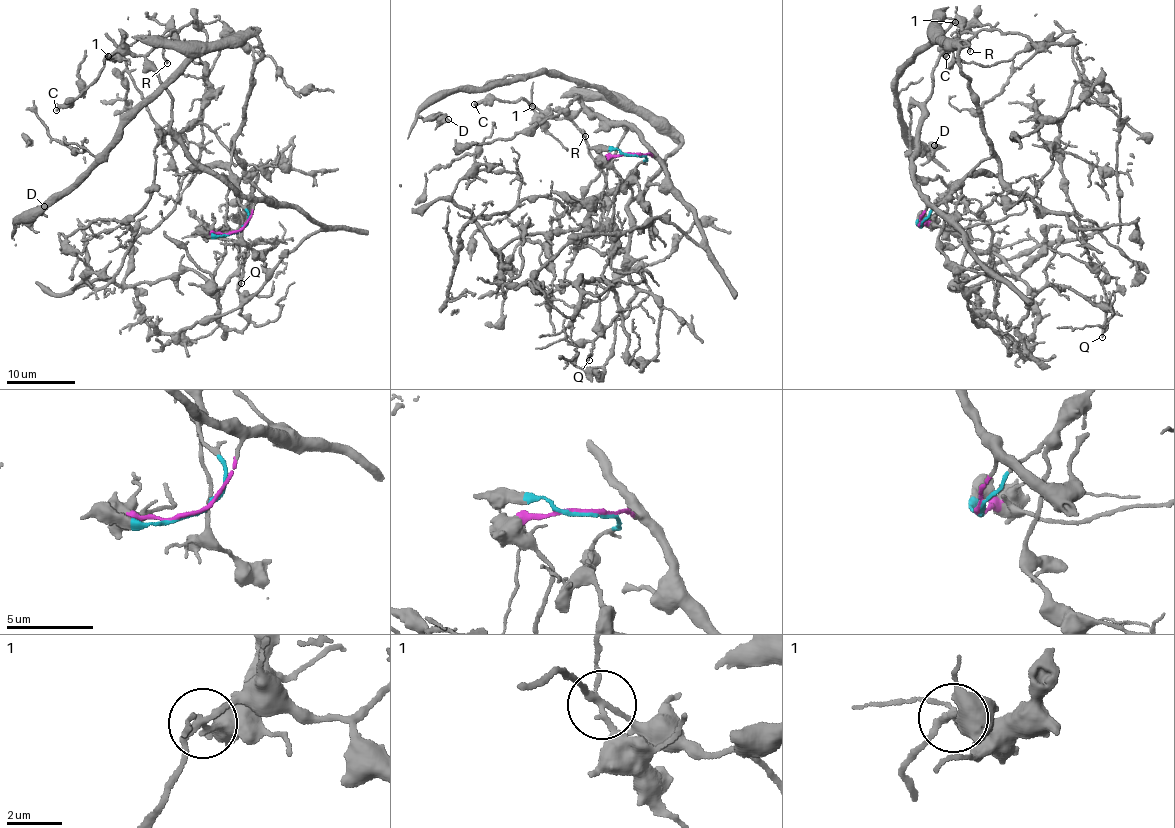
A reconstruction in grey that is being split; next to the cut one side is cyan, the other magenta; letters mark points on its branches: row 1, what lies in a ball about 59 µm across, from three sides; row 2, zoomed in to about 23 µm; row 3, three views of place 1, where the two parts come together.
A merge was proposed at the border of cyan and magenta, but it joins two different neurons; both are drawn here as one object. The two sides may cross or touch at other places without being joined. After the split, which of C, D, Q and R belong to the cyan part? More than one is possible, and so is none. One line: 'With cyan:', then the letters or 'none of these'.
With cyan: D, Q

